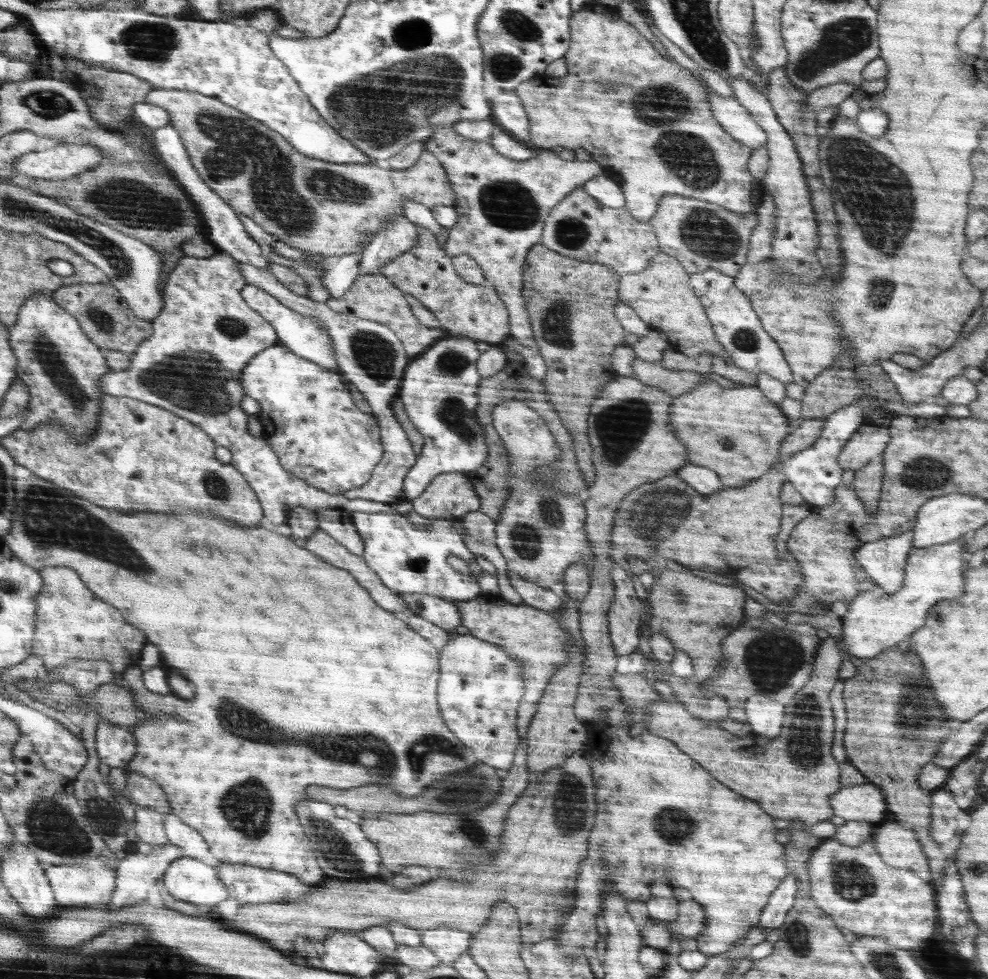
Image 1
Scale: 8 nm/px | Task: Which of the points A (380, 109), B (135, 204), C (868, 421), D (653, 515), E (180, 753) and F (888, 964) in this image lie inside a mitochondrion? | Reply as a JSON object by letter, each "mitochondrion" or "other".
{"A":"mitochondrion","B":"mitochondrion","C":"other","D":"mitochondrion","E":"other","F":"mitochondrion"}

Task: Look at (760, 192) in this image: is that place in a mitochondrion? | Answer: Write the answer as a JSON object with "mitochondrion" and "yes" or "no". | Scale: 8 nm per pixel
{"mitochondrion":"no"}

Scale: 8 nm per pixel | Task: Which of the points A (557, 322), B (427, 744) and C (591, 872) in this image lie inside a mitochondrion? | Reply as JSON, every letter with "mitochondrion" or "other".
{"A":"mitochondrion","B":"mitochondrion","C":"other"}

